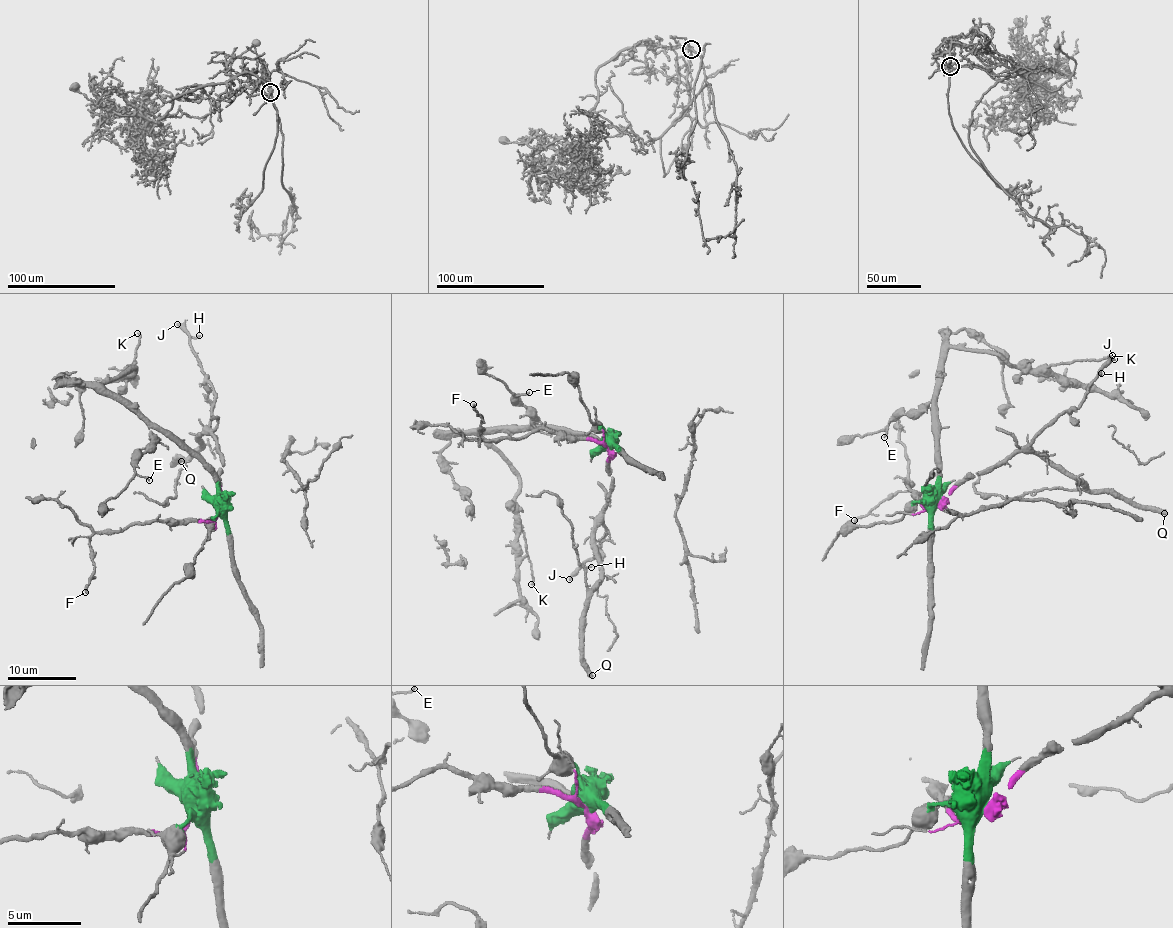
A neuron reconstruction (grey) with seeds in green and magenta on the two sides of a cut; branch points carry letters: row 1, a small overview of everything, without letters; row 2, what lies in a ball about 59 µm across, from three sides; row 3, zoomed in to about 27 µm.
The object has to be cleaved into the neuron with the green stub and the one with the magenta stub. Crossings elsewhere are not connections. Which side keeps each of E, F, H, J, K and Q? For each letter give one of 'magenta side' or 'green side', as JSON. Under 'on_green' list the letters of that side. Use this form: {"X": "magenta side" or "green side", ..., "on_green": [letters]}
{"E": "green side", "F": "magenta side", "H": "magenta side", "J": "magenta side", "K": "green side", "Q": "magenta side", "on_green": ["E", "K"]}

